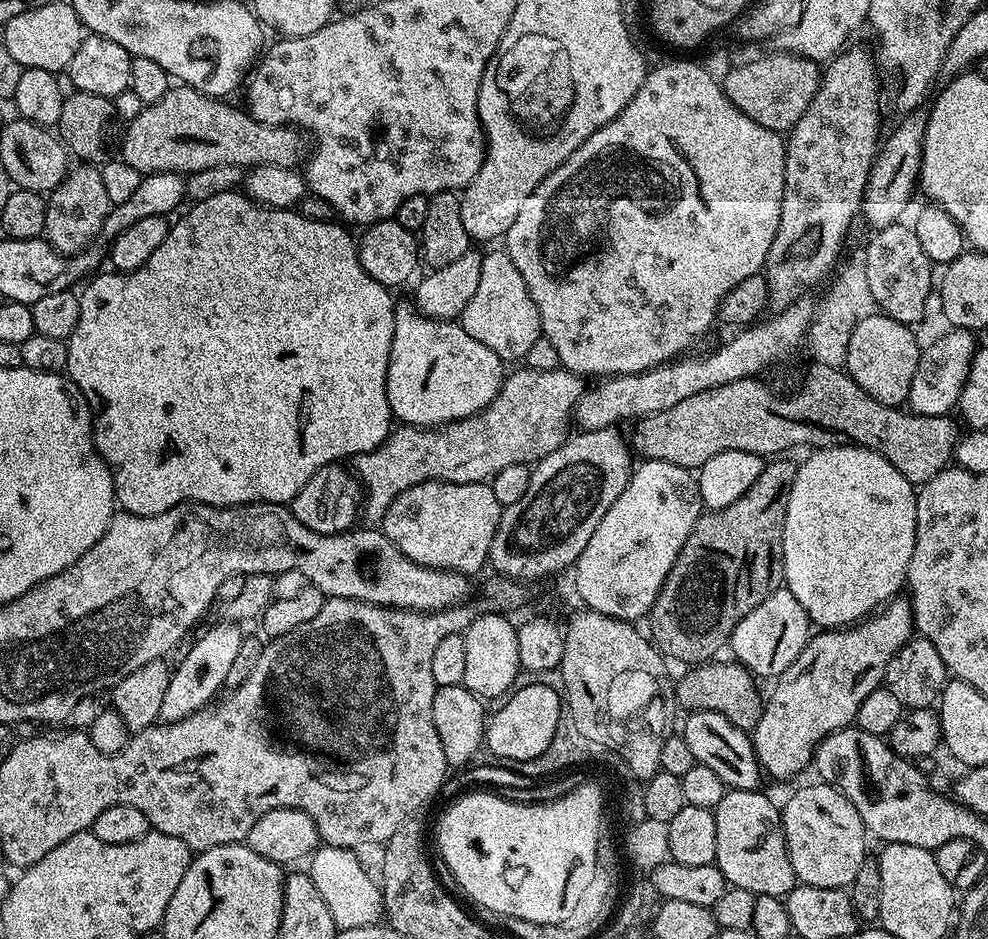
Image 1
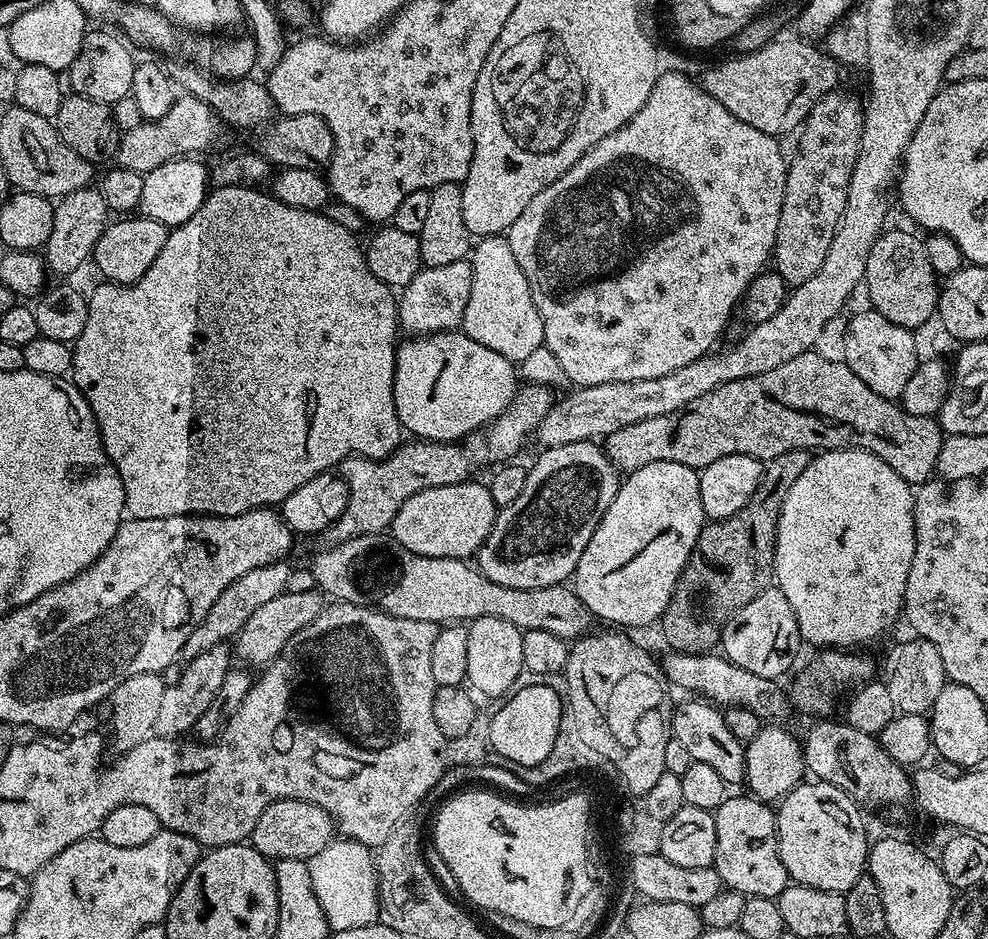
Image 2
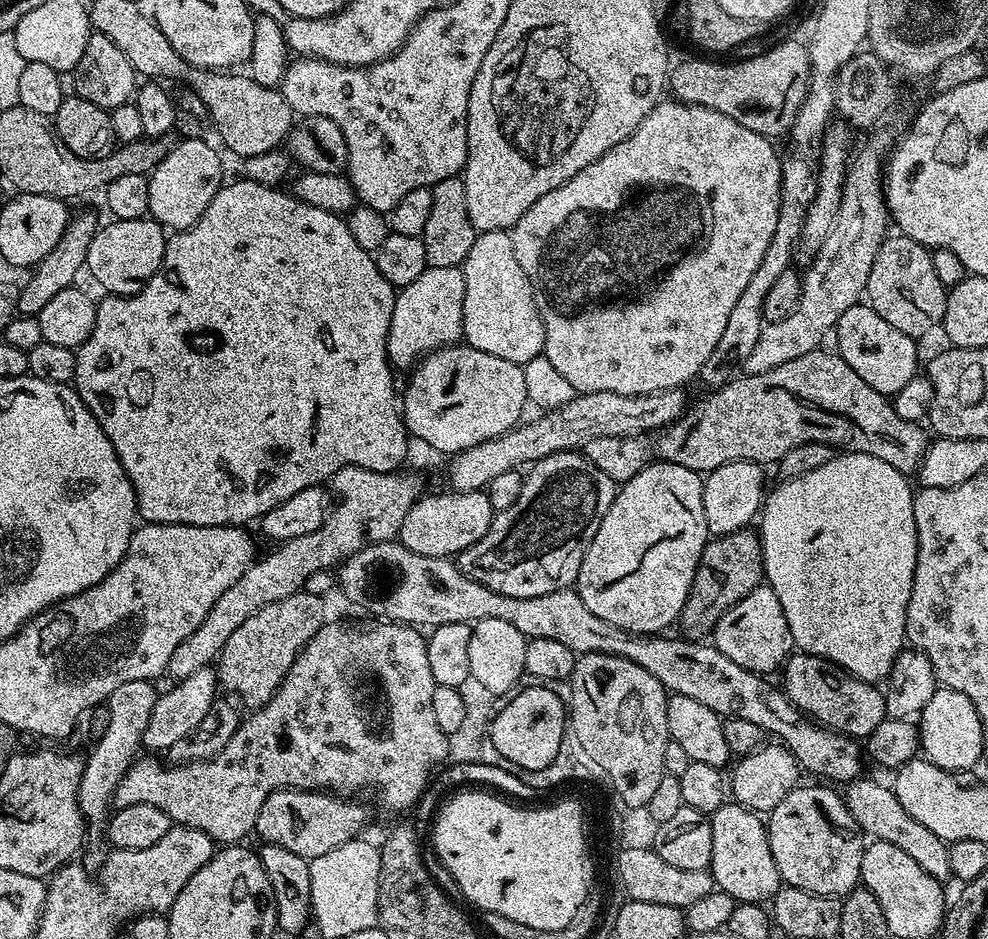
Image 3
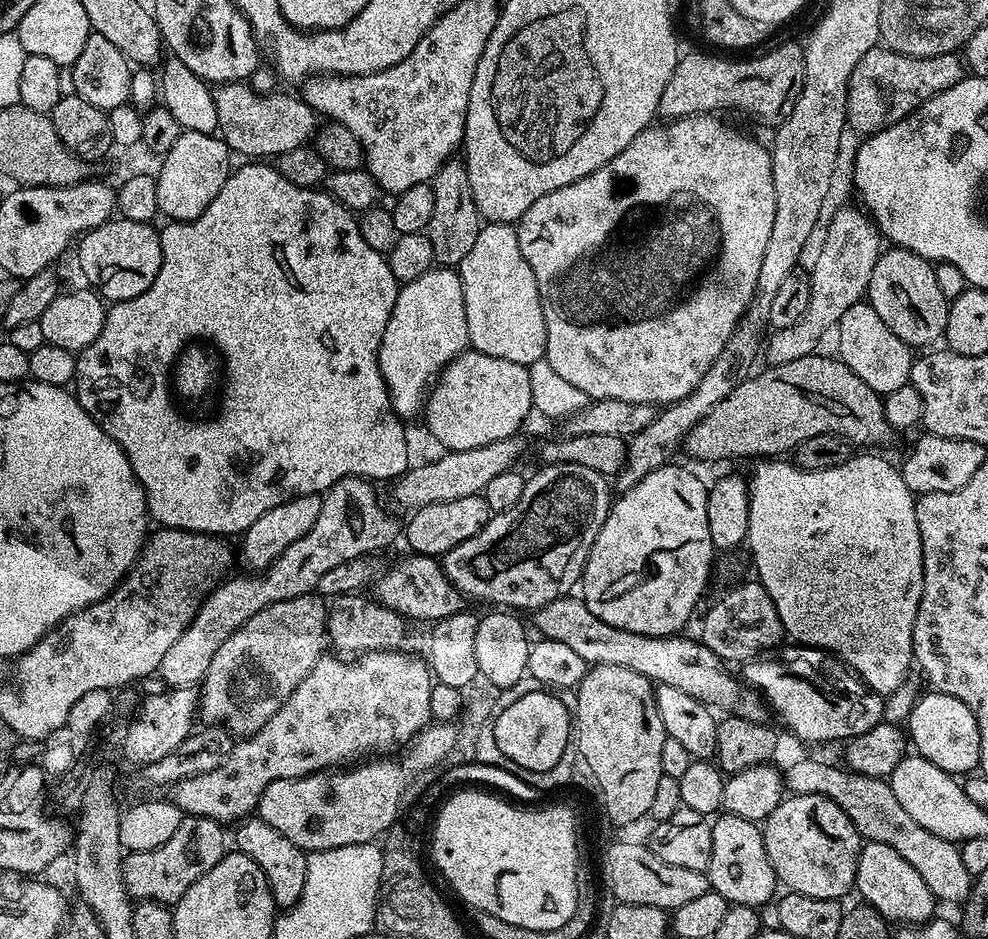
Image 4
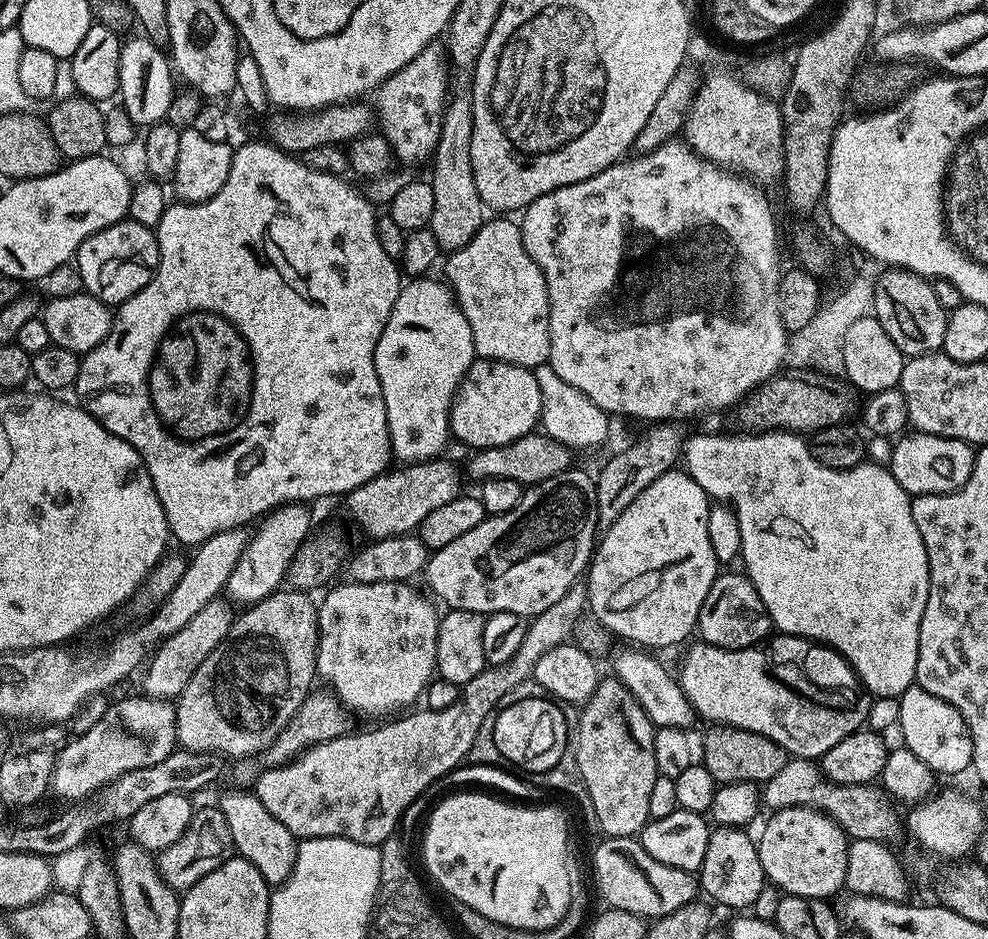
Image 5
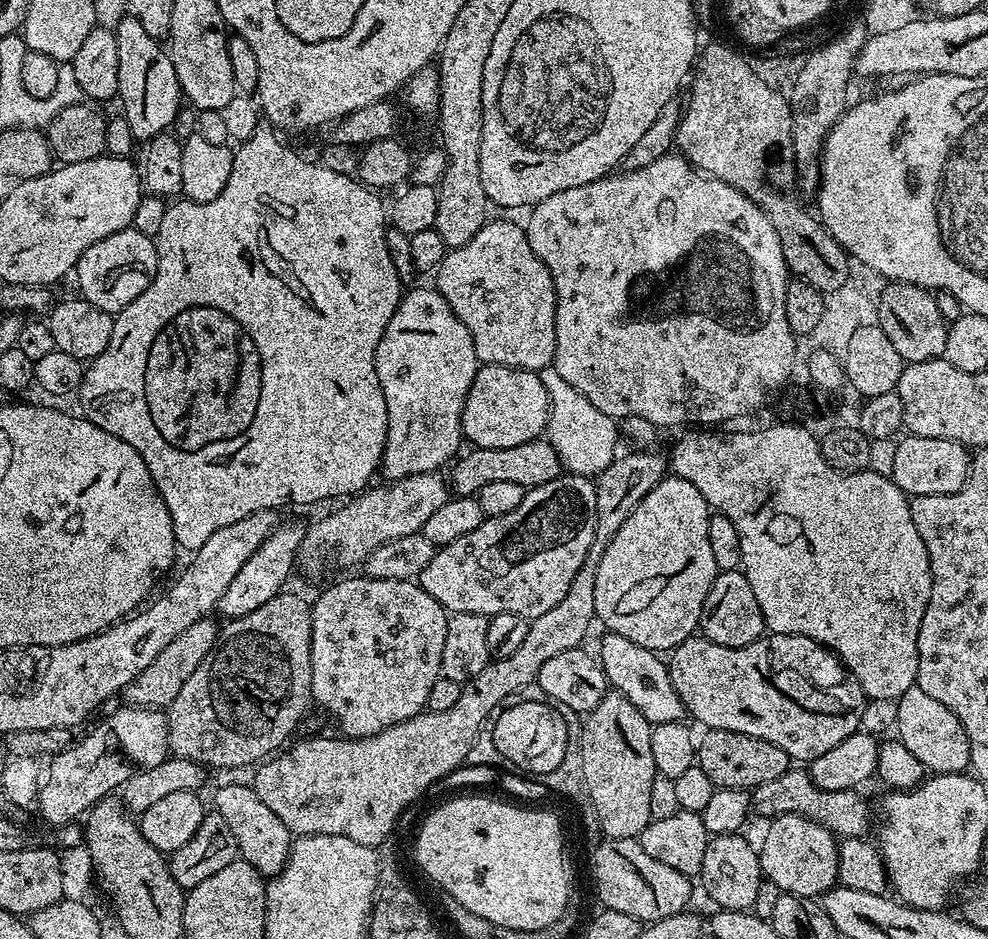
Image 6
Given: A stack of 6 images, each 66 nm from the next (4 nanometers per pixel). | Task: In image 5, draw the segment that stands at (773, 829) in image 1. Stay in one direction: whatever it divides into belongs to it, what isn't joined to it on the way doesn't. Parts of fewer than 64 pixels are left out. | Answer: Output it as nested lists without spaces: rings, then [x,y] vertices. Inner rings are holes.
[[[740,826],[713,827],[712,837],[706,846],[706,858],[698,873],[699,887],[709,901],[717,905],[725,904],[728,908],[742,908],[738,910],[751,909],[748,907],[763,894],[764,888],[766,889],[766,877],[762,862],[758,858],[756,840],[744,832],[747,831]]]

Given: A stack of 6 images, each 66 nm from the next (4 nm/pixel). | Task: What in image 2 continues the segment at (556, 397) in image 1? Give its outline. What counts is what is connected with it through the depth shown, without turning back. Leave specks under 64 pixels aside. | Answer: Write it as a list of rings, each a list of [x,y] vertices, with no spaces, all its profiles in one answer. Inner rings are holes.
[[[529,384],[517,387],[516,397],[506,410],[491,424],[472,432],[455,442],[425,442],[413,439],[413,444],[401,443],[395,452],[384,460],[371,460],[365,456],[347,456],[338,466],[339,475],[348,487],[346,510],[327,529],[329,541],[349,540],[351,536],[379,536],[387,533],[394,522],[394,514],[402,510],[406,498],[414,498],[418,490],[434,486],[462,484],[469,479],[468,472],[476,472],[487,464],[500,466],[511,461],[524,448],[527,440],[536,435],[538,426],[554,403],[553,389],[546,384]]]

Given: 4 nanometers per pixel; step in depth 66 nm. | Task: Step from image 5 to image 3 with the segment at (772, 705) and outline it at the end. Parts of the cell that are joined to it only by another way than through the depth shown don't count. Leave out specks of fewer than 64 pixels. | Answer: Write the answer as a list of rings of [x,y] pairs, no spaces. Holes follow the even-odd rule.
[[[793,654],[783,665],[783,672],[782,687],[793,706],[833,732],[842,732],[853,738],[867,738],[887,717],[884,693],[875,683],[857,680],[829,660],[807,654]]]

